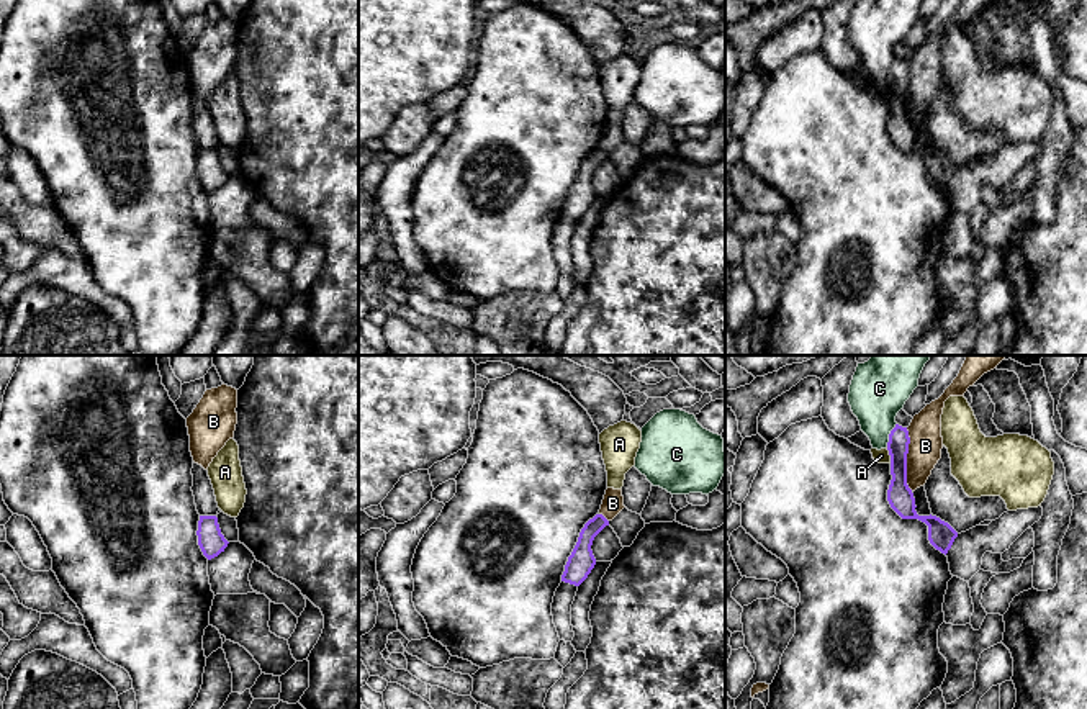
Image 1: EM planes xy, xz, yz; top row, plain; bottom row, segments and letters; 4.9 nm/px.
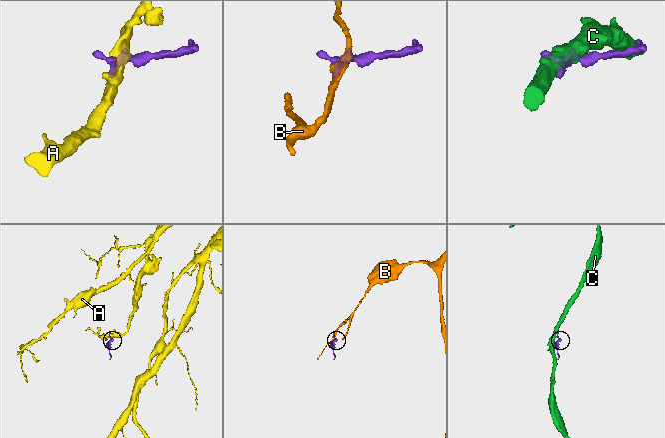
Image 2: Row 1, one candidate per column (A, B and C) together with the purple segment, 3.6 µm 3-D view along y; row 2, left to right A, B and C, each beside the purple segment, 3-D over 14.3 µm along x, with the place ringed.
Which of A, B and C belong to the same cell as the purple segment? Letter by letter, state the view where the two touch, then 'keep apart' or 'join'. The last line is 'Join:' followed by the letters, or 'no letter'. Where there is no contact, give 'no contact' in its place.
A: meets purple in yz; keep apart
B: meets purple in yz; keep apart
C: meets purple in yz; keep apart
Join: no letter

